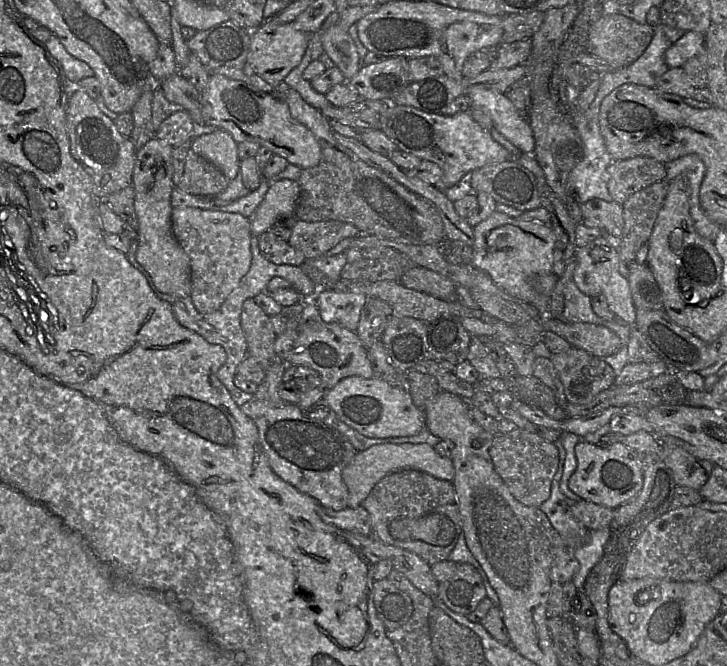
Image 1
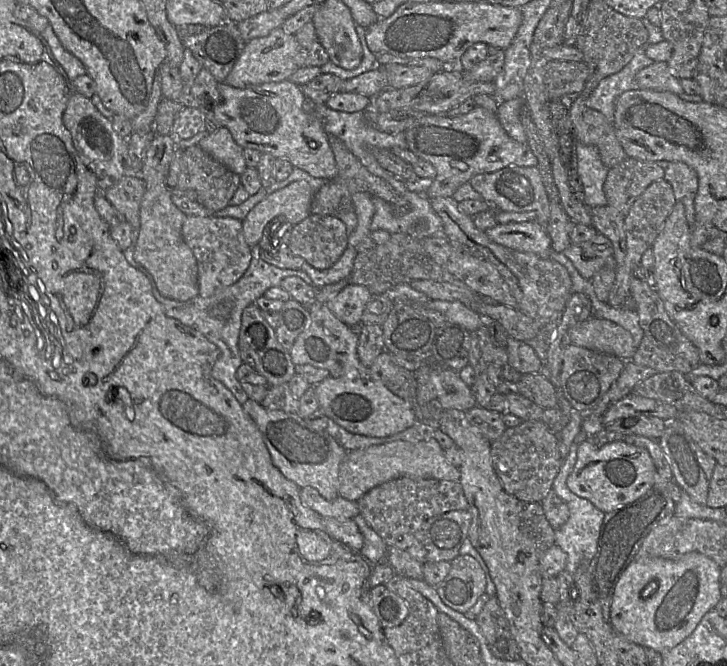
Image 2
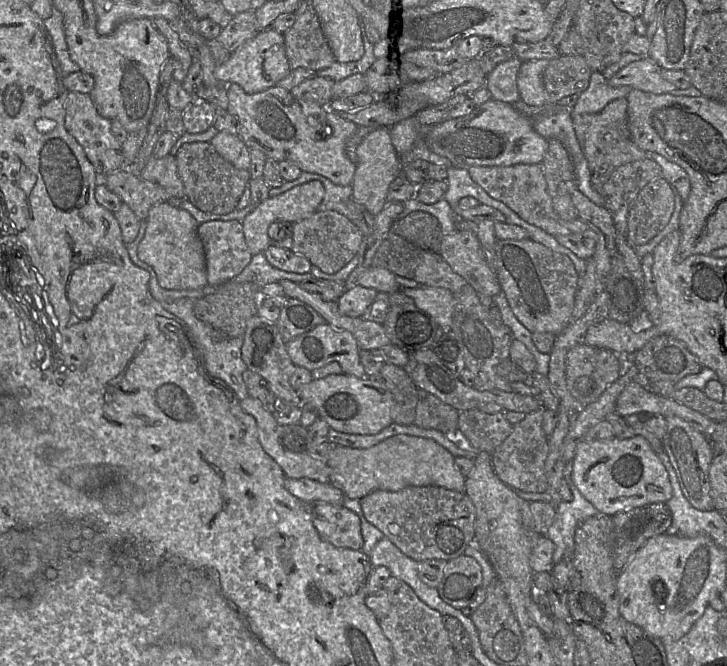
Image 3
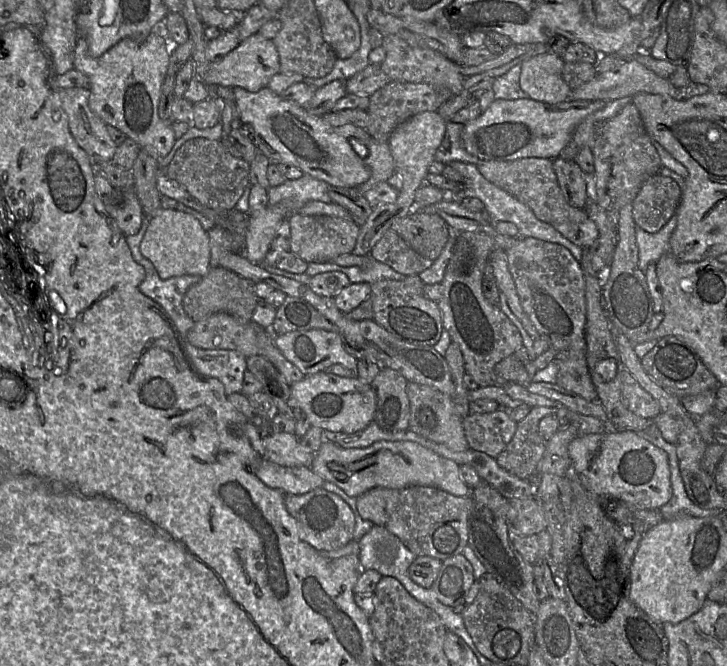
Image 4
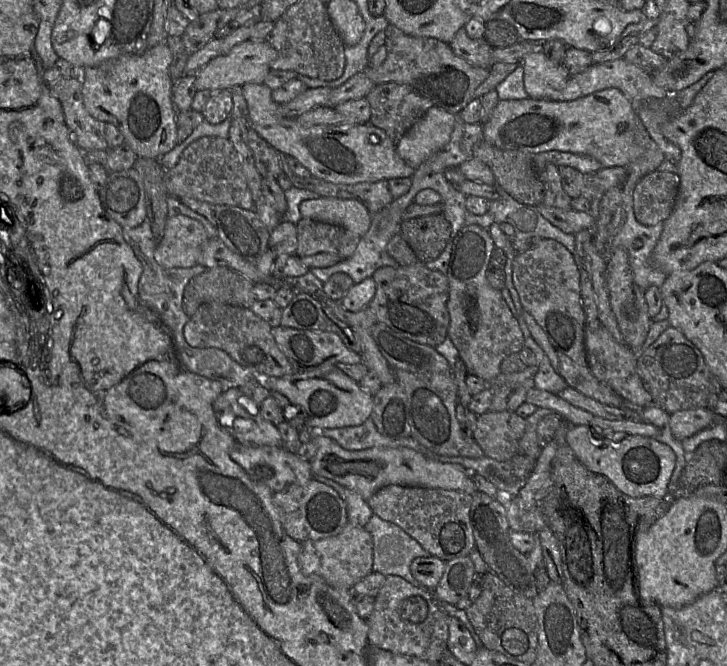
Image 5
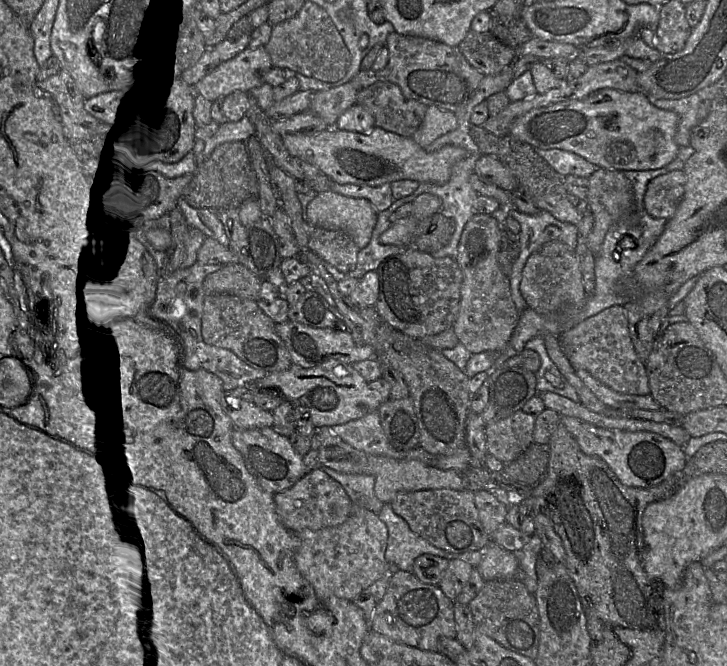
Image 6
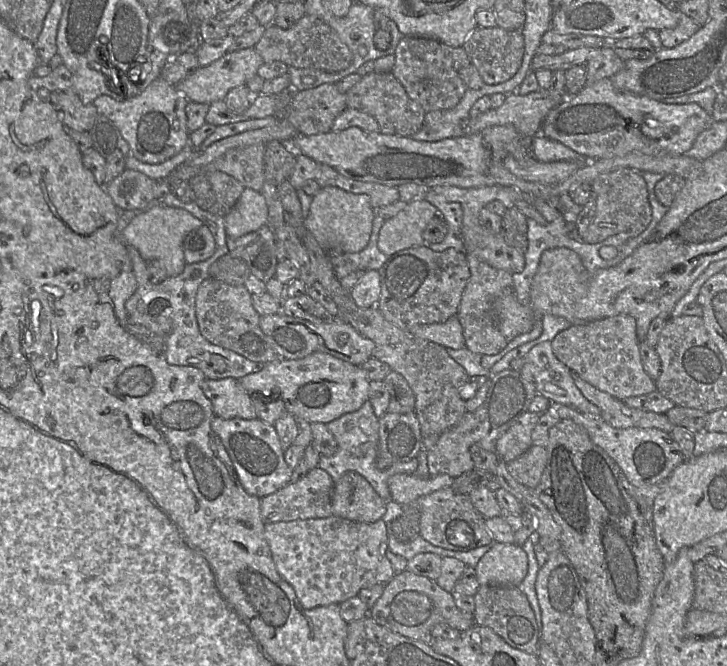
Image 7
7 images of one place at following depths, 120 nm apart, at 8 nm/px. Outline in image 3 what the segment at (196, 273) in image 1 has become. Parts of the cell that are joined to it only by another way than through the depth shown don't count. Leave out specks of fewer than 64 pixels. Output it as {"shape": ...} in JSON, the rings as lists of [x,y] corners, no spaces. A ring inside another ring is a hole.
{"shape":[[[215,220],[199,224],[198,236],[203,244],[208,285],[233,279],[250,263],[250,253],[237,220]]]}

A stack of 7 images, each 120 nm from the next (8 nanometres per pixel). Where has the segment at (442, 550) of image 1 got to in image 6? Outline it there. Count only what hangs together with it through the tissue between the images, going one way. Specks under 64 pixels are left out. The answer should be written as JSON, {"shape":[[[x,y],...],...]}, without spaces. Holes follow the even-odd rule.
{"shape":[[[420,490],[398,494],[390,506],[416,535],[436,548],[452,554],[484,551],[492,541],[480,522],[474,494],[469,490]]]}

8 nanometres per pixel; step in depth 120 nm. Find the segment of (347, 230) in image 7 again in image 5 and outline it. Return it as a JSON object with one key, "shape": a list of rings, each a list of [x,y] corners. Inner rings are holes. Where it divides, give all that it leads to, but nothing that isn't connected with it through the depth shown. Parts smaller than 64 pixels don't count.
{"shape":[[[320,196],[302,201],[299,210],[302,218],[341,226],[361,238],[367,233],[372,222],[372,214],[357,199]]]}

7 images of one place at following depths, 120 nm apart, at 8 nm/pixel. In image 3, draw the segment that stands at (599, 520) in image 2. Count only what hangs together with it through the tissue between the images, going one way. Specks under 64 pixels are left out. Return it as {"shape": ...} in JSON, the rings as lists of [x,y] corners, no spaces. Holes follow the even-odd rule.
{"shape":[[[572,460],[564,467],[564,479],[567,482],[572,499],[556,505],[556,514],[545,536],[555,545],[553,563],[568,558],[574,549],[574,535],[577,527],[587,518],[595,516],[598,511],[579,492],[572,480]]]}

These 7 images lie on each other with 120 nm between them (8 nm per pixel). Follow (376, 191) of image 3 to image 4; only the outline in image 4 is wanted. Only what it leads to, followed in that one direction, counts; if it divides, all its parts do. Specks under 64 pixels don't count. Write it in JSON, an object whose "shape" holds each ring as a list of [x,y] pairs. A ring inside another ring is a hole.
{"shape":[[[372,138],[364,161],[371,170],[371,176],[366,182],[358,186],[358,190],[363,195],[374,185],[387,181],[395,173],[394,160],[388,142]]]}

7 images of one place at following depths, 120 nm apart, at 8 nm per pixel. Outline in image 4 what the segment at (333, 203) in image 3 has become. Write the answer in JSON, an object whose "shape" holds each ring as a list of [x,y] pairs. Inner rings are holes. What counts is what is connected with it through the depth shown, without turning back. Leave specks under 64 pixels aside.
{"shape":[[[304,174],[299,179],[287,179],[279,186],[268,188],[268,205],[281,203],[286,206],[287,220],[289,220],[308,201],[332,203],[329,189],[330,185],[327,182]]]}

